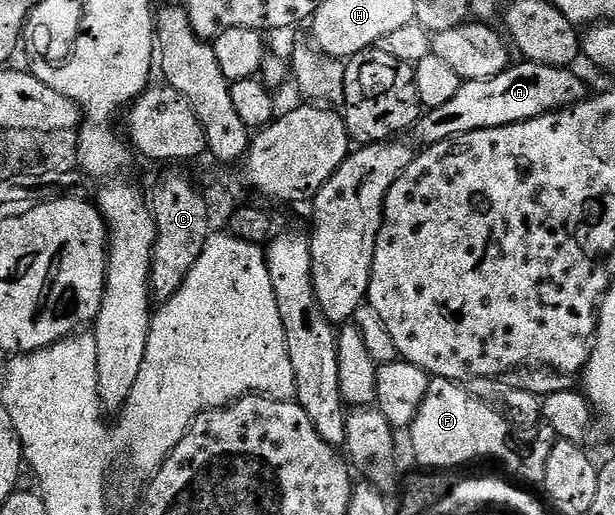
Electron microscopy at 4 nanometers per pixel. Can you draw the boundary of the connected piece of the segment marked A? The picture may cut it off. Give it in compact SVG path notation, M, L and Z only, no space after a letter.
M514 62L500 74L482 81L465 81L456 95L444 106L423 111L416 133L423 145L439 144L465 132L481 128L503 128L542 116L546 112L557 112L587 99L586 84L570 68L553 68L543 64Z

